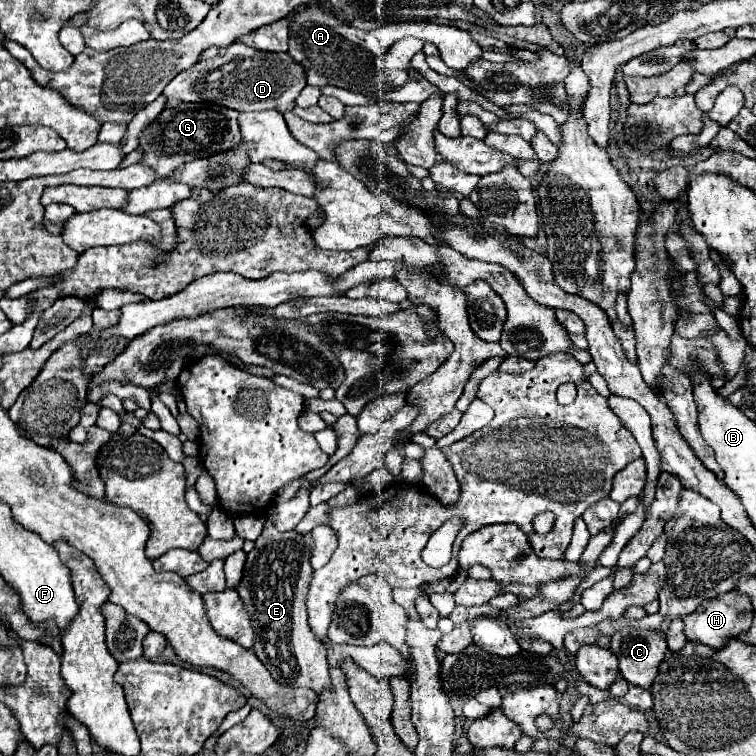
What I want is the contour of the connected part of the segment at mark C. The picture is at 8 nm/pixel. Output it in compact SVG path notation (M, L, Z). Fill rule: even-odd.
M625 628L611 636L611 650L619 658L621 676L639 688L649 688L665 656L667 642L663 632Z

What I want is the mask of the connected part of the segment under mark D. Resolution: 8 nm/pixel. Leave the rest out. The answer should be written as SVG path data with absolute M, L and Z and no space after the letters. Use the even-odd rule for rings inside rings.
M237 42L219 50L217 56L201 60L193 68L175 76L163 92L165 96L177 96L185 102L211 102L241 112L277 110L285 114L295 108L295 98L303 88L305 72L301 72L301 66L293 64L287 54L261 52Z

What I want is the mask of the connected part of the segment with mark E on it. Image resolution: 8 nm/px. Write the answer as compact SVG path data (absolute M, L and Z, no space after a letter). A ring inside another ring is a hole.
M269 520L261 536L255 540L255 548L247 554L243 578L237 584L237 592L245 604L255 632L253 652L271 672L271 676L285 686L307 686L321 692L331 684L329 668L325 662L325 646L319 642L307 626L305 592L311 576L311 534L277 532Z

